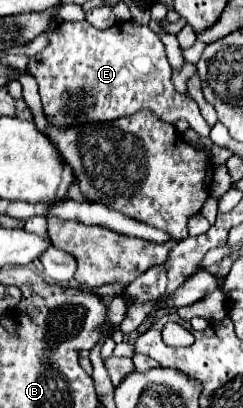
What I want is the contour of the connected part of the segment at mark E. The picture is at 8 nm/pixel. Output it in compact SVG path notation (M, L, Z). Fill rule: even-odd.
M86 21L60 23L52 29L48 47L36 57L30 57L28 71L38 81L44 115L58 127L112 121L148 109L170 125L180 119L188 121L200 137L208 137L210 133L210 125L202 117L198 103L190 95L180 95L174 89L164 43L146 25L128 21L108 29L96 29Z

